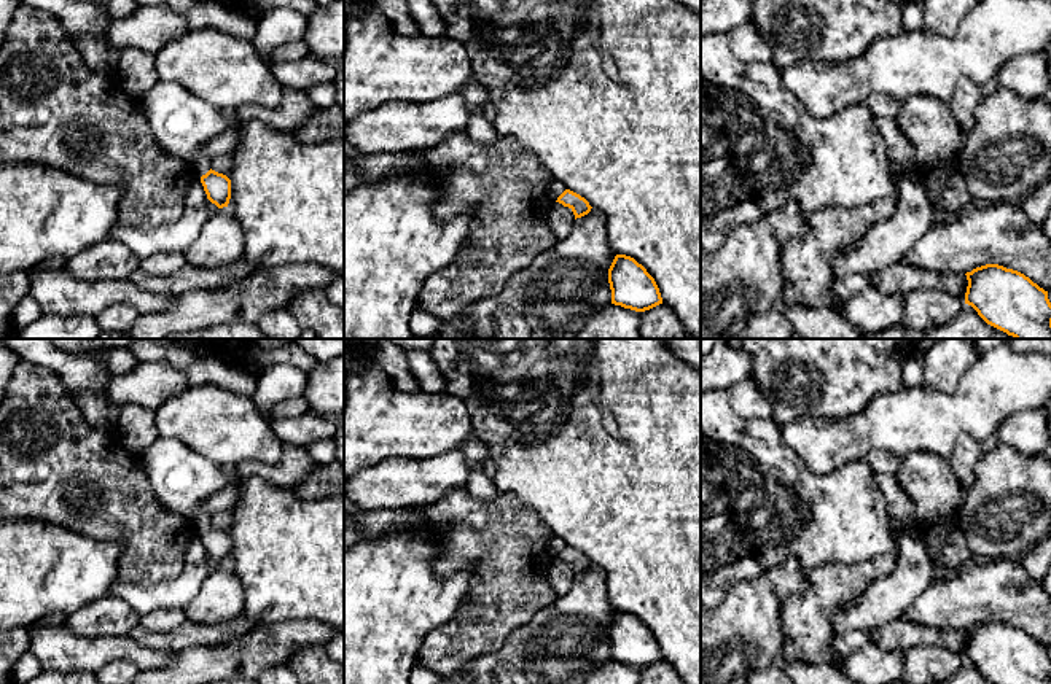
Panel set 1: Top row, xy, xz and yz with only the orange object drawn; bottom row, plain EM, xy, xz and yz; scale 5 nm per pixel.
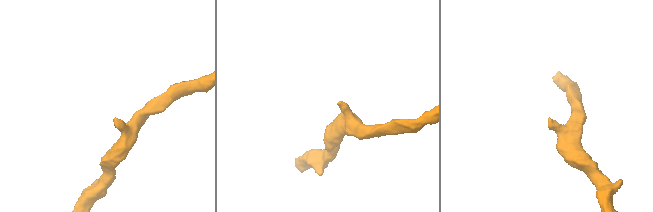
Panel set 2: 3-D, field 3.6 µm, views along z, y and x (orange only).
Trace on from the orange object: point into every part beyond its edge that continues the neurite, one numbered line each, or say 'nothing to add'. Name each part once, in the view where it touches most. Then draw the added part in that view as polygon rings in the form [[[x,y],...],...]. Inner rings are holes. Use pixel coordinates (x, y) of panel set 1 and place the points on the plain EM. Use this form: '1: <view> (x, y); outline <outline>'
1: xy (182, 479); outline [[[158,437],[140,458],[159,503],[205,531],[212,515],[204,503],[229,484],[220,464],[166,437]]]

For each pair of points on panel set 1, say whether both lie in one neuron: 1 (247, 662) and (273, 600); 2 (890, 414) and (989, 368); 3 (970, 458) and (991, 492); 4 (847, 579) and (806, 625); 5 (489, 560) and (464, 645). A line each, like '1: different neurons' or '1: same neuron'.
1: different neurons
2: same neuron
3: different neurons
4: same neuron
5: same neuron

